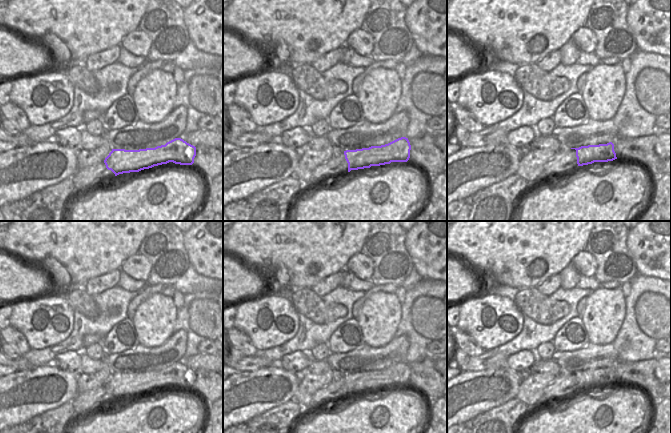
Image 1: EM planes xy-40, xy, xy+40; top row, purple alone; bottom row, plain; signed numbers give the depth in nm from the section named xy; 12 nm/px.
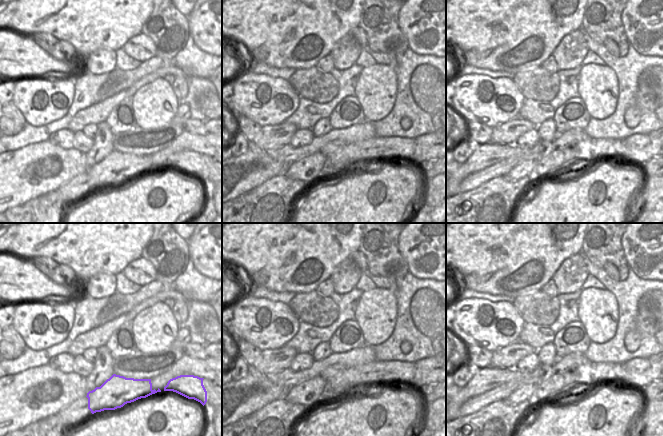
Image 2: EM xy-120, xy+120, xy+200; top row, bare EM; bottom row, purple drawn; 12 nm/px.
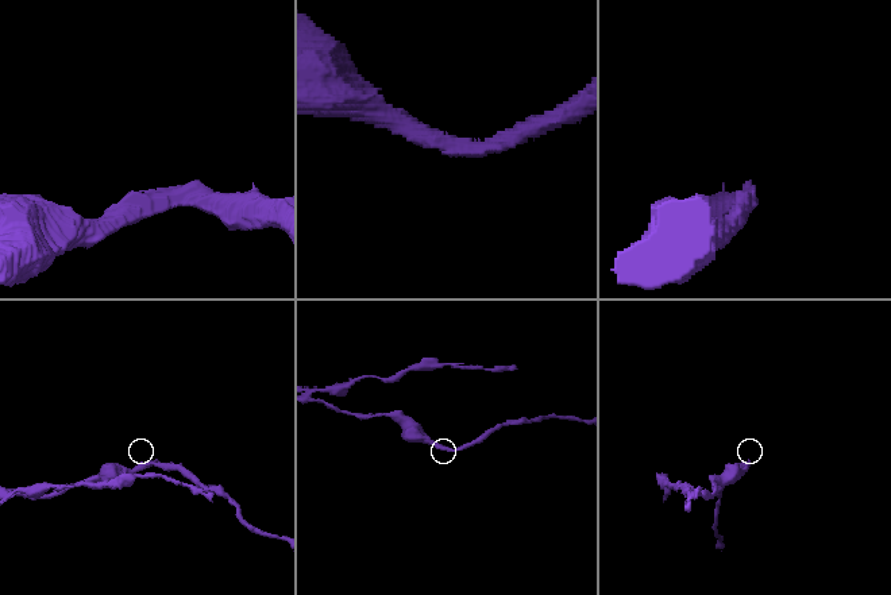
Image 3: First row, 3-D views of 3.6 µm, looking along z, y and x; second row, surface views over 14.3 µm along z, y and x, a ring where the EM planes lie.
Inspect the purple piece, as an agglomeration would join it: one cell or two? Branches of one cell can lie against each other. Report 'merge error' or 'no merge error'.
merge error

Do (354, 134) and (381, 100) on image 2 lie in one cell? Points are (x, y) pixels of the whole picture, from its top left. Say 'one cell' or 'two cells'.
two cells

